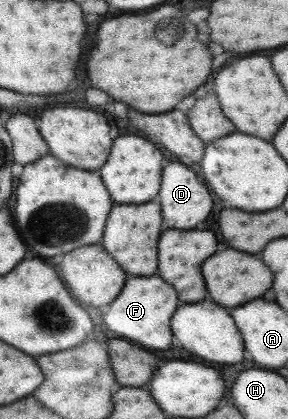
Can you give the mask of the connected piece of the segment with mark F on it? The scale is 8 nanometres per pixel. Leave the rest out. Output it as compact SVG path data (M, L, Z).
M131 276L125 280L125 286L115 296L115 302L109 304L109 310L103 314L105 326L119 334L125 340L131 340L135 344L167 350L171 342L171 330L169 330L169 318L175 312L179 304L179 298L175 290L163 282L159 276Z

